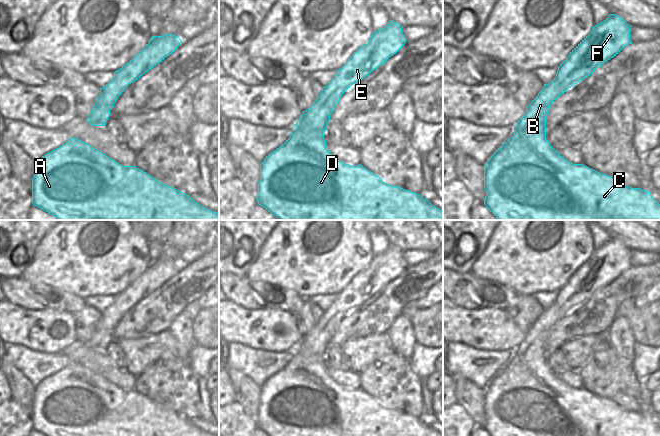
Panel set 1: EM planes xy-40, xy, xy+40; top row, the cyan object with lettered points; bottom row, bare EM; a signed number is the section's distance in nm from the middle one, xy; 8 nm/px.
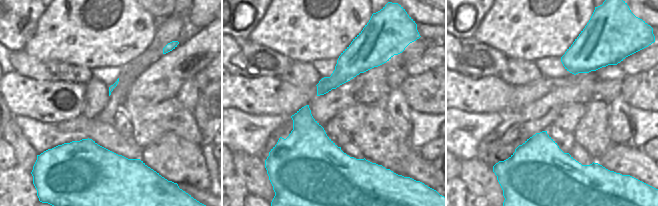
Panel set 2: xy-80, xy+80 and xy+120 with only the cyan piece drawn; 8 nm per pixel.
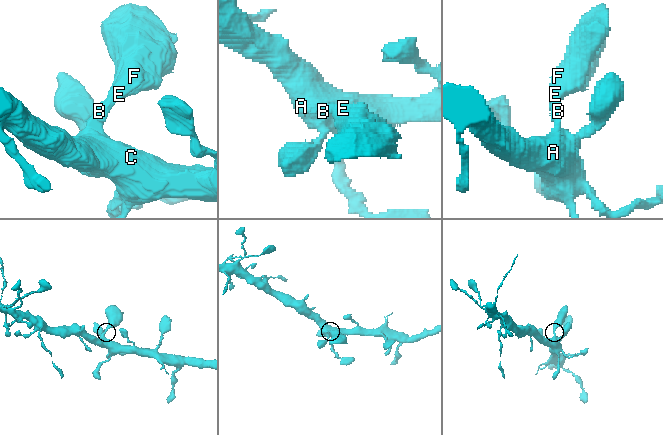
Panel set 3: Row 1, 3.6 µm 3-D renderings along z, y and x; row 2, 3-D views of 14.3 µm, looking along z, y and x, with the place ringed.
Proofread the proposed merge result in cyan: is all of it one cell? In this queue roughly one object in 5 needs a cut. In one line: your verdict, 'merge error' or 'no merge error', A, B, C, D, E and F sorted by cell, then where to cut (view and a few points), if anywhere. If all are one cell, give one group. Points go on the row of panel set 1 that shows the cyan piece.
no merge error; groups A B C D E F; cut none

